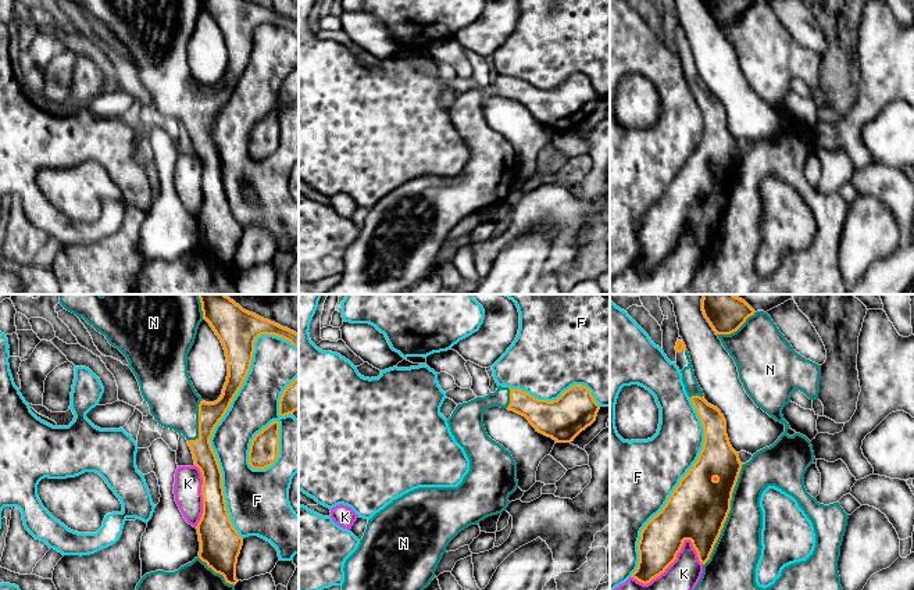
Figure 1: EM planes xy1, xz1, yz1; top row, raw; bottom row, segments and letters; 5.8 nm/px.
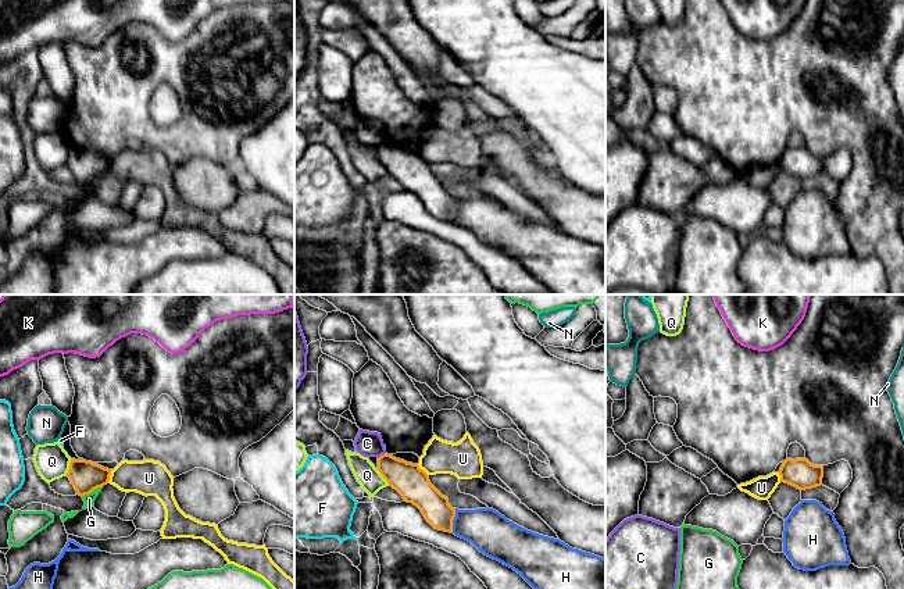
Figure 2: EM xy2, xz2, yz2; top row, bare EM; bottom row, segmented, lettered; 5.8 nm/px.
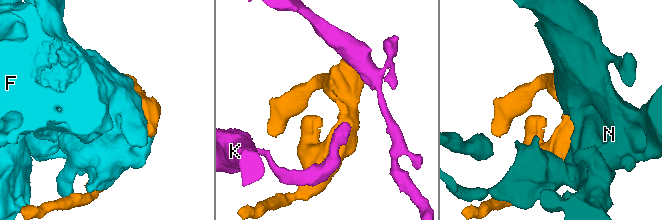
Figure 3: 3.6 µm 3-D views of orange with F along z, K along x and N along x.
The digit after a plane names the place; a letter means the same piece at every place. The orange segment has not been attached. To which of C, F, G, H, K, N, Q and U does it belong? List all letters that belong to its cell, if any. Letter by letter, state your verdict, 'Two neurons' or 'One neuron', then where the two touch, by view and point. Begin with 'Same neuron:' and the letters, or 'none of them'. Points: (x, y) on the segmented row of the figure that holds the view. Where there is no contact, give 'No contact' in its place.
Same neuron: N
C: Two neurons. Touches orange at xz2 (382, 454)
F: Two neurons. Touches orange at xy1 (213, 431)
G: Two neurons. Touches orange at xy2 (92, 491)
H: Two neurons. Touches orange at xz2 (452, 521)
K: Two neurons. Touches orange at yz1 (675, 558)
N: One neuron. Touches orange at yz1 (727, 515)
Q: Two neurons. Touches orange at xy2 (70, 467)
U: Two neurons. Touches orange at xy2 (109, 477)

